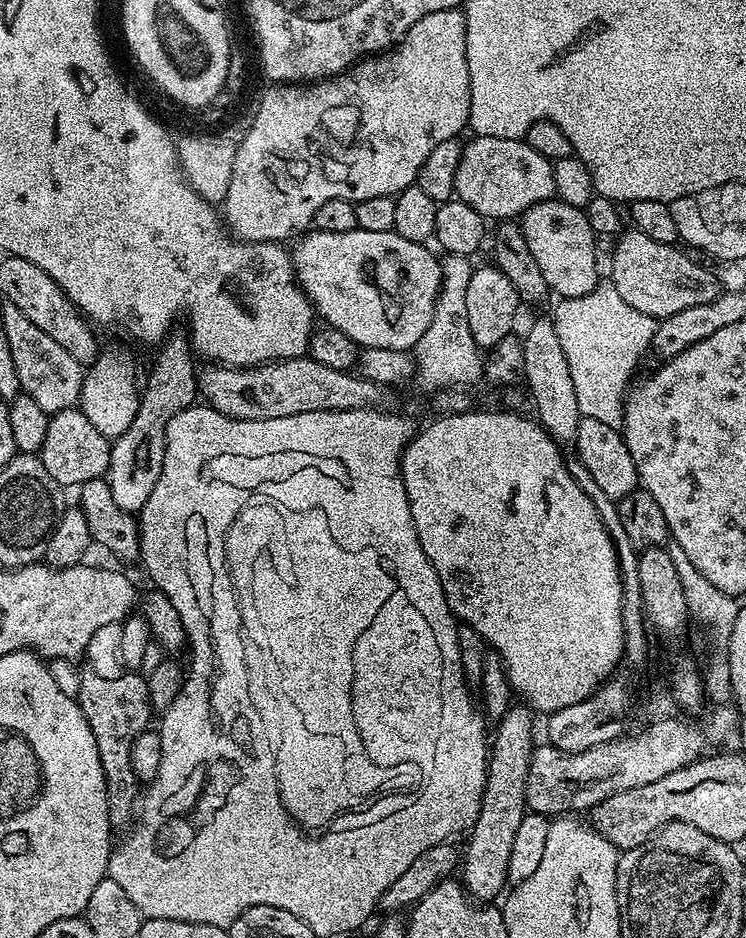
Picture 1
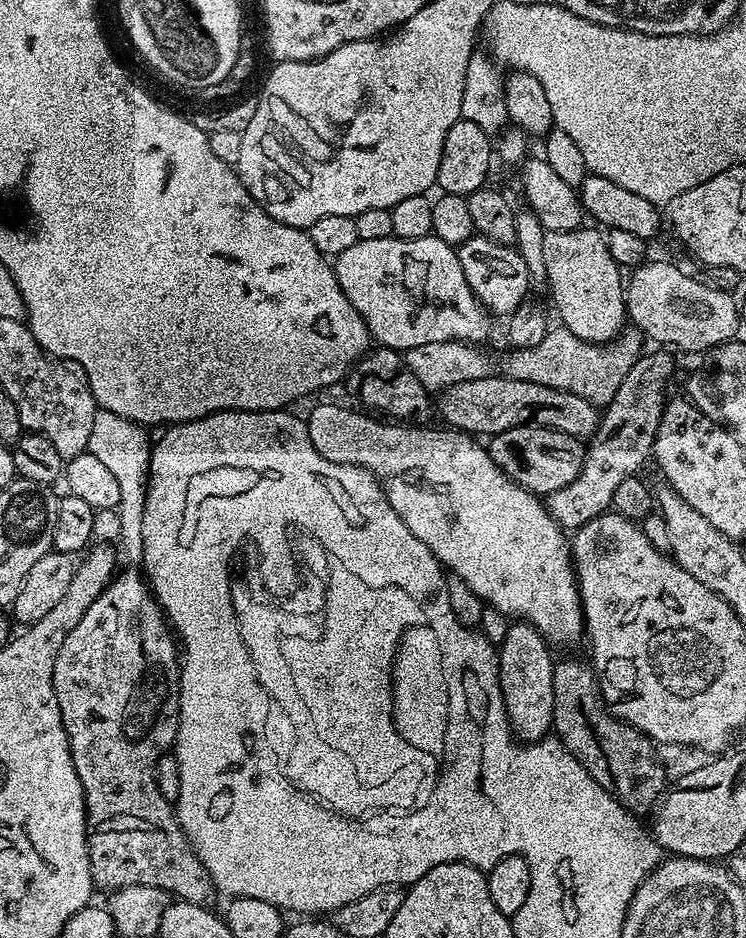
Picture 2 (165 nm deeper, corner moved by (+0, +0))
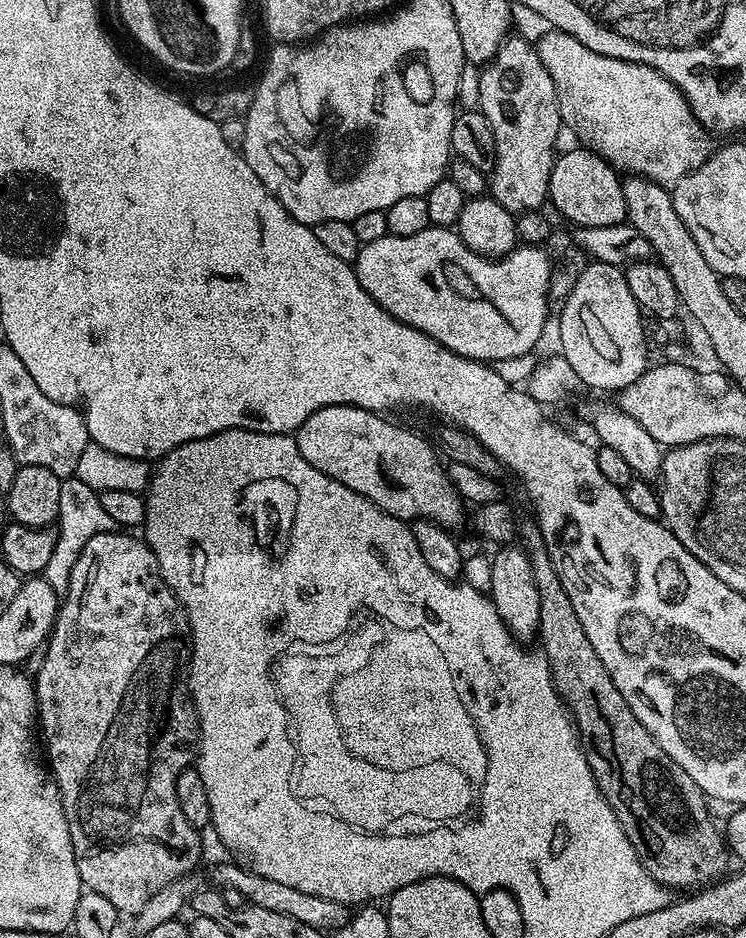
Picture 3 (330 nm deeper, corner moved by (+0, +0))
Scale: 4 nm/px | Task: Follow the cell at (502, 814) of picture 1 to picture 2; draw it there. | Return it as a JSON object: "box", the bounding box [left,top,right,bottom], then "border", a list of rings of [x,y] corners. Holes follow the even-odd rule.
{"box":[498,622,554,742],"border":[[[512,622],[508,633],[498,645],[500,658],[500,689],[506,706],[512,734],[521,742],[543,740],[552,732],[554,718],[553,649],[533,624]]]}

